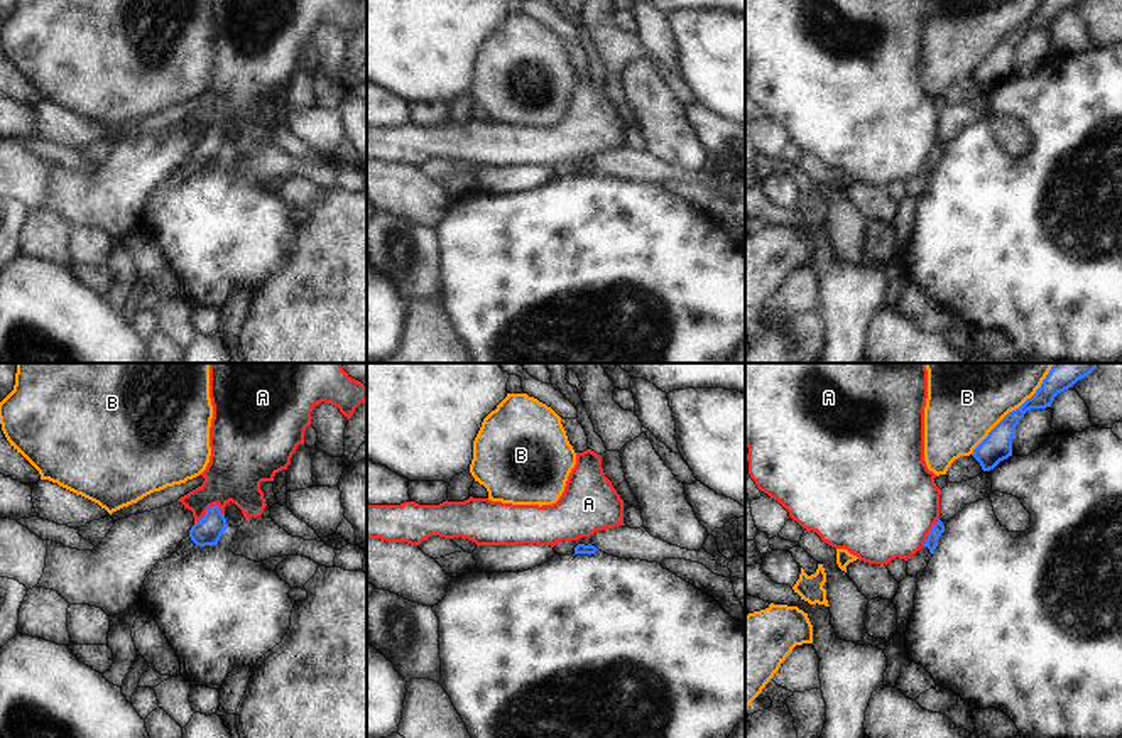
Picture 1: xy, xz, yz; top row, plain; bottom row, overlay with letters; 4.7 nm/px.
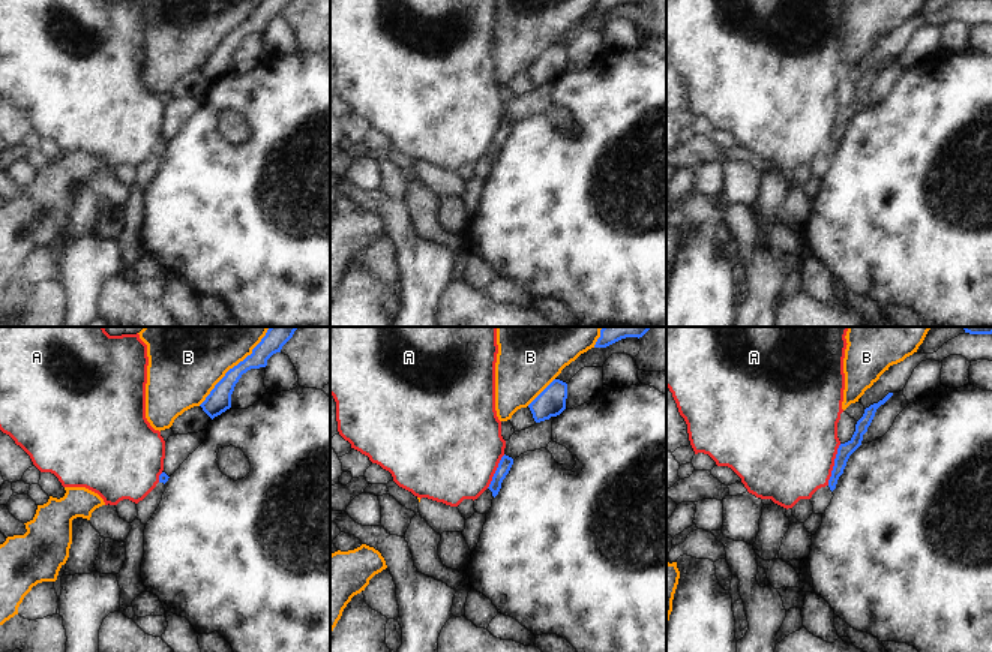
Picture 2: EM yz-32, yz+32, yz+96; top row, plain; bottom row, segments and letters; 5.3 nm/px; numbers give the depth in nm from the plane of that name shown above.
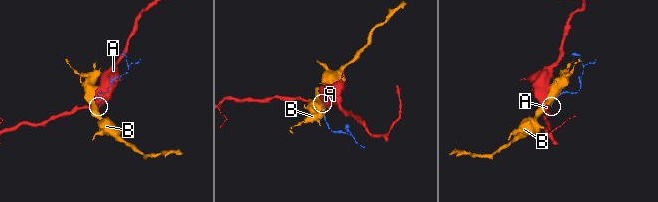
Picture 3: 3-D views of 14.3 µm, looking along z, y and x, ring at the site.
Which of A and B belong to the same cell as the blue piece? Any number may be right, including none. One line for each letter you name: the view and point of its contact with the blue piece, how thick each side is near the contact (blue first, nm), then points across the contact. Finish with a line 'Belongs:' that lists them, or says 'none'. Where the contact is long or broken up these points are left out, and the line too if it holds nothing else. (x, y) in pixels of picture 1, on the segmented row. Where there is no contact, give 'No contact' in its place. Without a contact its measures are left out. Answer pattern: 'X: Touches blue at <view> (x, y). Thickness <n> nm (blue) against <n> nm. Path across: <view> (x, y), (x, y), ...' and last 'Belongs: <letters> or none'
Belongs: none

